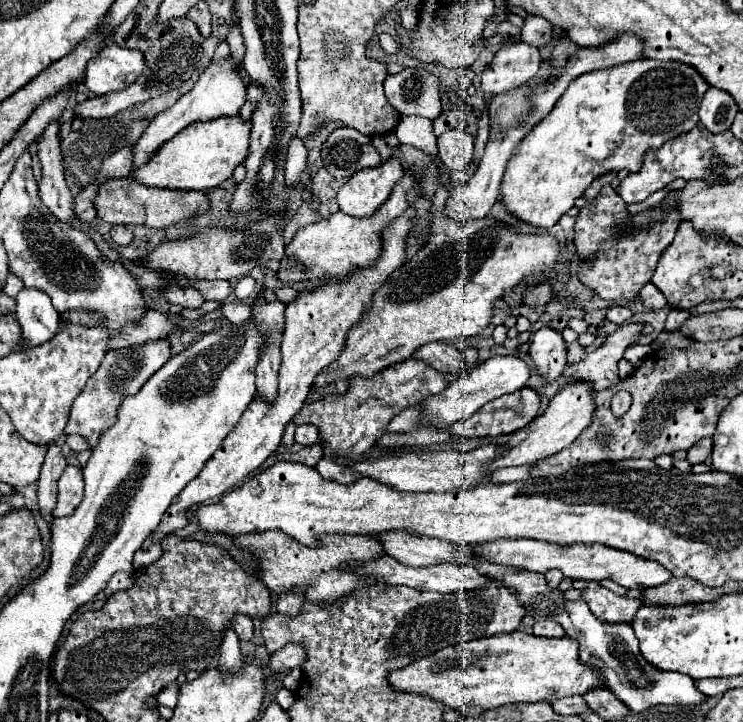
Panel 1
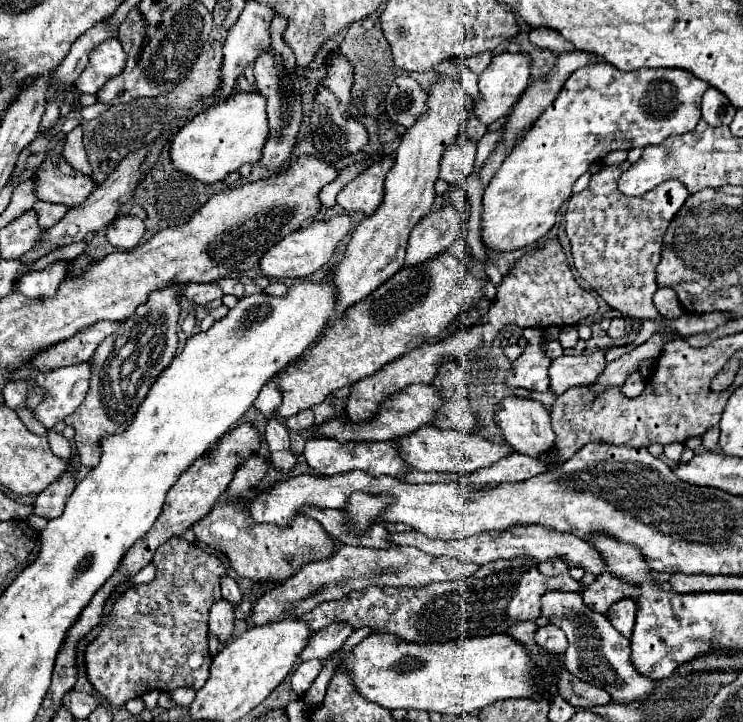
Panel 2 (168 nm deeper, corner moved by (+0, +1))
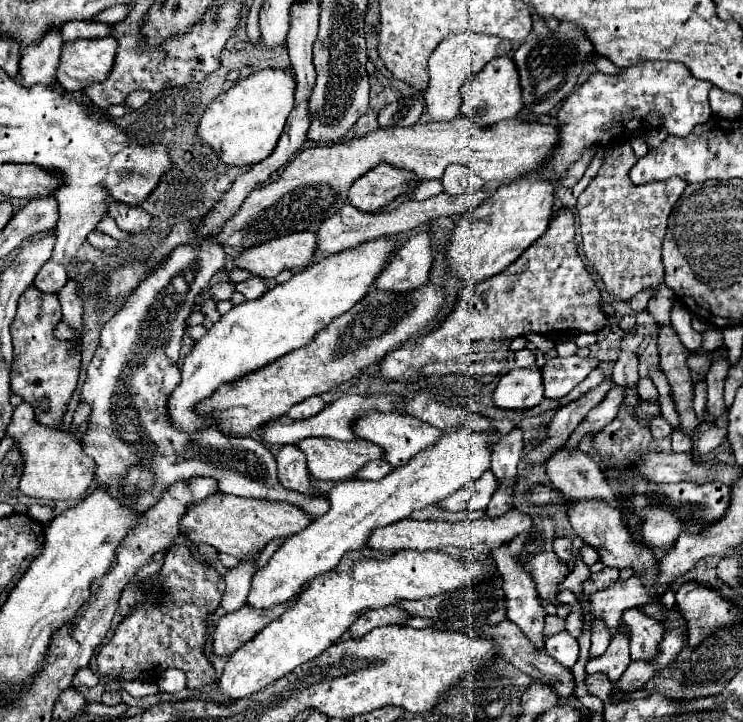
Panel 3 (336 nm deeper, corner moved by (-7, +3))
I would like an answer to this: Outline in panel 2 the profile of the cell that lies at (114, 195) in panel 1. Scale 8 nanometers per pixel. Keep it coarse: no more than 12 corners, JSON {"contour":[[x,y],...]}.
{"contour":[[62,157],[34,177],[42,201],[82,205],[98,187]]}

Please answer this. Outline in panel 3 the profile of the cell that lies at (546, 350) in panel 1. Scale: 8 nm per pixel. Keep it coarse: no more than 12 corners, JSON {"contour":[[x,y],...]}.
{"contour":[[515,369],[493,391],[497,409],[523,411],[543,399],[541,371]]}

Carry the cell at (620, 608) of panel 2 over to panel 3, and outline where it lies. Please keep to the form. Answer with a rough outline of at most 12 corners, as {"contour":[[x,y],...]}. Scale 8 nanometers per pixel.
{"contour":[[639,609],[625,611],[631,659],[657,657],[665,627]]}

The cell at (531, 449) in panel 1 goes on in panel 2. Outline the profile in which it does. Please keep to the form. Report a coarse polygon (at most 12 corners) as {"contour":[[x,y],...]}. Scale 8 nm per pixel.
{"contour":[[426,427],[398,441],[418,471],[474,473],[508,443]]}

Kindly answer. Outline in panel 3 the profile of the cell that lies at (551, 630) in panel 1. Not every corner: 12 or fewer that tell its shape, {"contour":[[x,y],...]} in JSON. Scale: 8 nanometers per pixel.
{"contour":[[567,631],[545,641],[547,653],[571,669],[579,643]]}

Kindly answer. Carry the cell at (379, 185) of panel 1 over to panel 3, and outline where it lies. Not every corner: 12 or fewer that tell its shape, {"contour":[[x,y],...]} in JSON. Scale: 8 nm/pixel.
{"contour":[[381,163],[351,185],[349,203],[377,213],[417,175]]}

